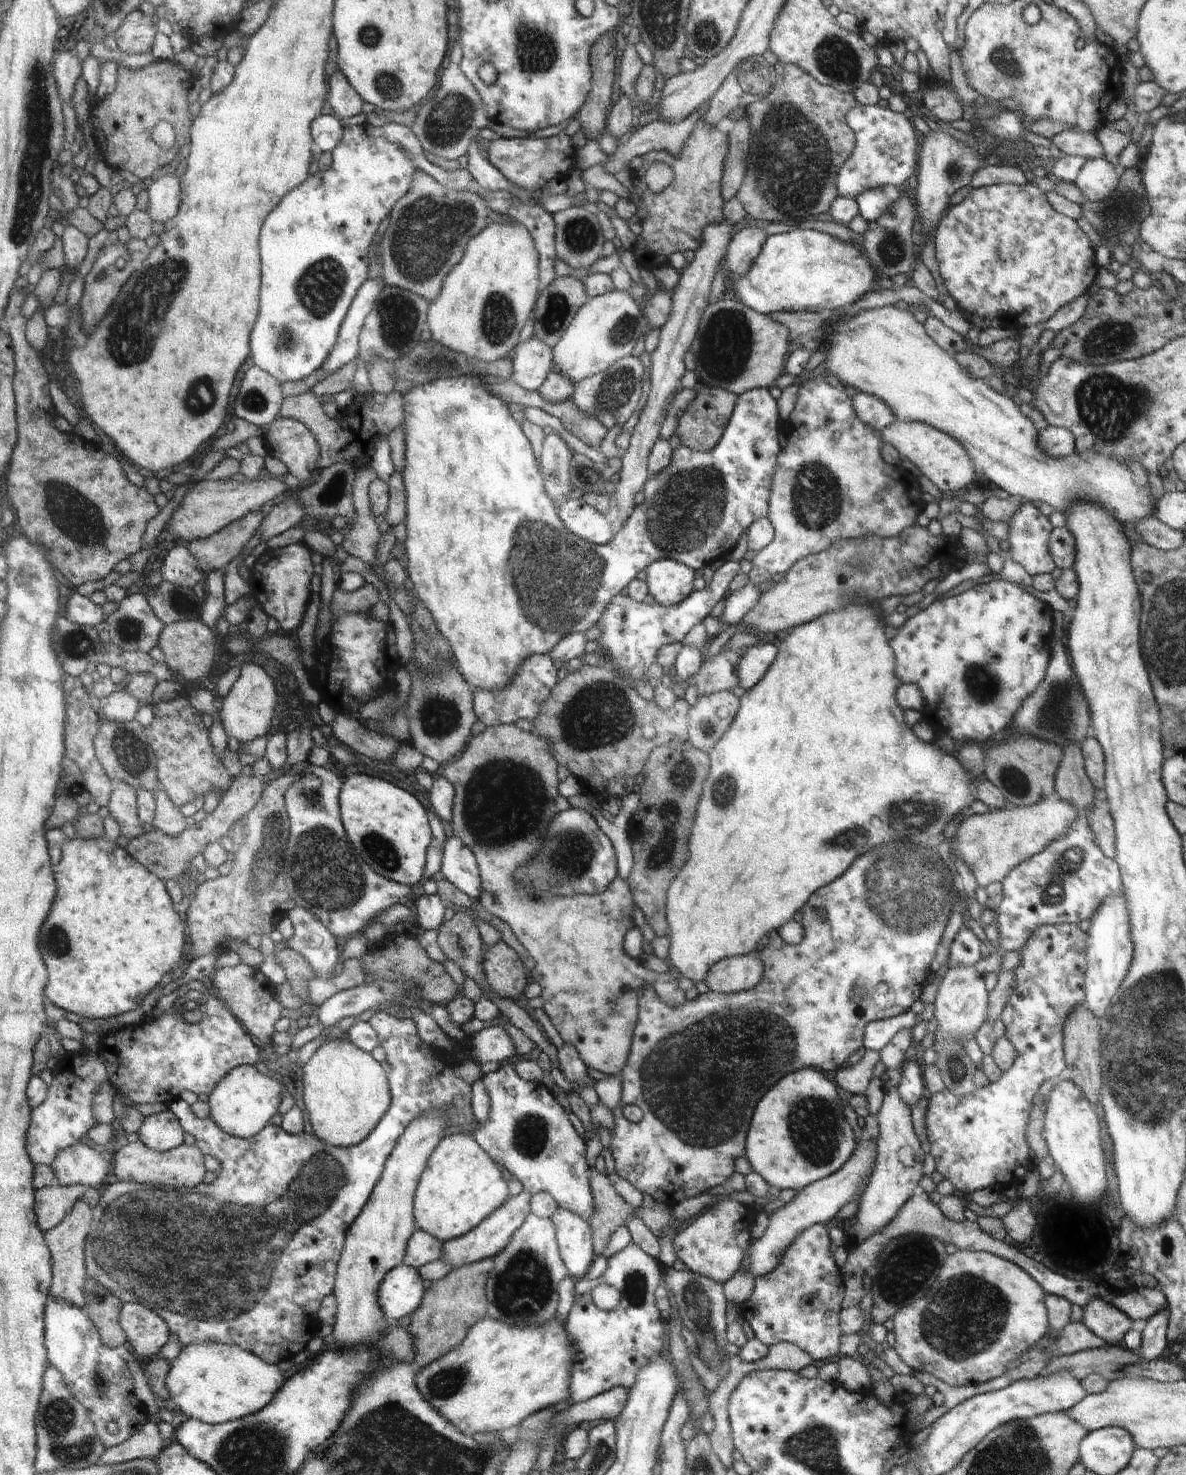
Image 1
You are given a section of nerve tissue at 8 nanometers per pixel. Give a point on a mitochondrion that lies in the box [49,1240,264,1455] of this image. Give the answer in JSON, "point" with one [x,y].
{"point":[99,1381]}

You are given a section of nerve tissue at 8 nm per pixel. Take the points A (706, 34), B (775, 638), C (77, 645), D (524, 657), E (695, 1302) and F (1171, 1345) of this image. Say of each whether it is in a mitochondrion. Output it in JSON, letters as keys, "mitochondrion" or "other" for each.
{"A":"mitochondrion","B":"other","C":"mitochondrion","D":"other","E":"mitochondrion","F":"other"}

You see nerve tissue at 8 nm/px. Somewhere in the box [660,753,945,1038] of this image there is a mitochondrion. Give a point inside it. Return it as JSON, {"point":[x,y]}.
{"point":[725,793]}

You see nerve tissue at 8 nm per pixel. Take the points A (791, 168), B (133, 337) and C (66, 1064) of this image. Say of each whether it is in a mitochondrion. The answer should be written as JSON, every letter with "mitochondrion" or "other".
{"A":"mitochondrion","B":"mitochondrion","C":"other"}

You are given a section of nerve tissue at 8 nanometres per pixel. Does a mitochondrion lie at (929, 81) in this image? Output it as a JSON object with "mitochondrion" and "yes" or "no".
{"mitochondrion":"no"}

